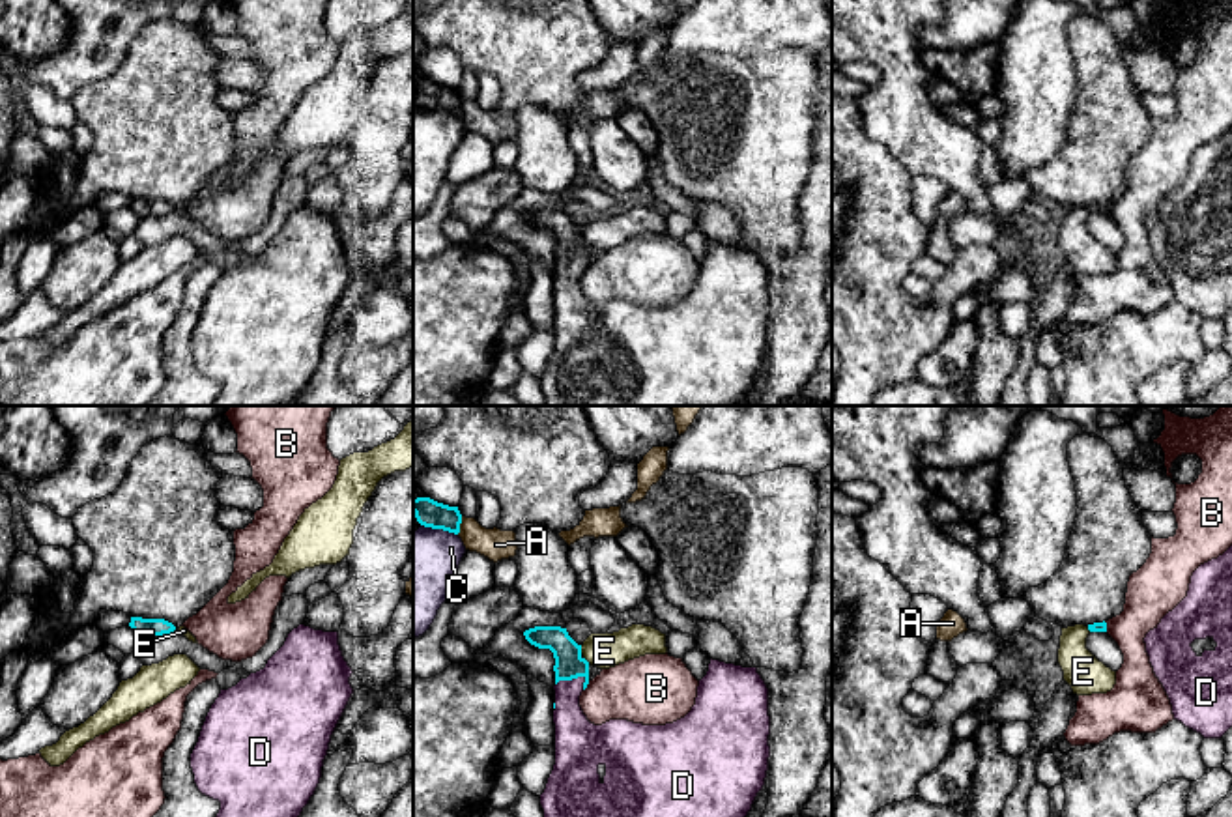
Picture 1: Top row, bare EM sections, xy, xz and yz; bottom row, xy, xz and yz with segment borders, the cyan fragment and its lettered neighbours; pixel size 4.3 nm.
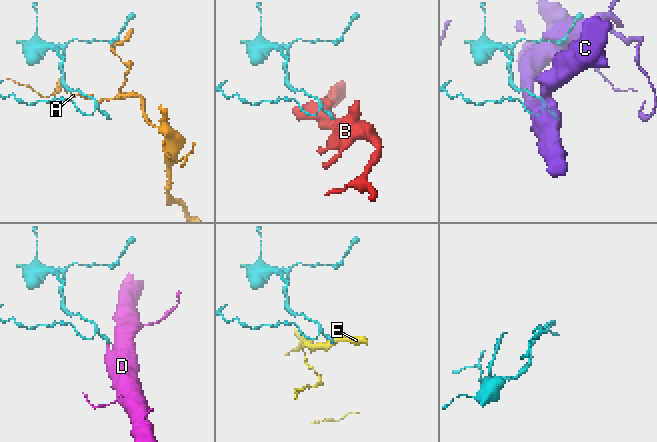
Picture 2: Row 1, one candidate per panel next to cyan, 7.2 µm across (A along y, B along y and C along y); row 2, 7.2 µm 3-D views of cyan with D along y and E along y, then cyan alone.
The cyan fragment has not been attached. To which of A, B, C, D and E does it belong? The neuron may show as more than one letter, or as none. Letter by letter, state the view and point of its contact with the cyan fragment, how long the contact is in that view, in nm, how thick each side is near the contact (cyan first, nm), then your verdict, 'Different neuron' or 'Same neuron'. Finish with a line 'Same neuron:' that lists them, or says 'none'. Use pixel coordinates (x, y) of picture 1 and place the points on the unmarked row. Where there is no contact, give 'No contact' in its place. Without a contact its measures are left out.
A: Touches cyan at xz (458, 107). Shared border 80 nm. Thickness 120 nm (cyan) against 140 nm. Different neuron
B: Touches cyan at xz (586, 268). Shared border 50 nm. Thickness 130 nm (cyan) against 280 nm. Different neuron
C: Touches cyan at xz (440, 109). Shared border 170 nm. Thickness 120 nm (cyan) against 320 nm. Different neuron
D: Touches cyan at xz (571, 260). Shared border 140 nm. Thickness 130 nm (cyan) against 180 nm. Same neuron
E: Touches cyan at xz (580, 230). Shared border 40 nm. Thickness 130 nm (cyan) against 150 nm. Different neuron
Same neuron: D

